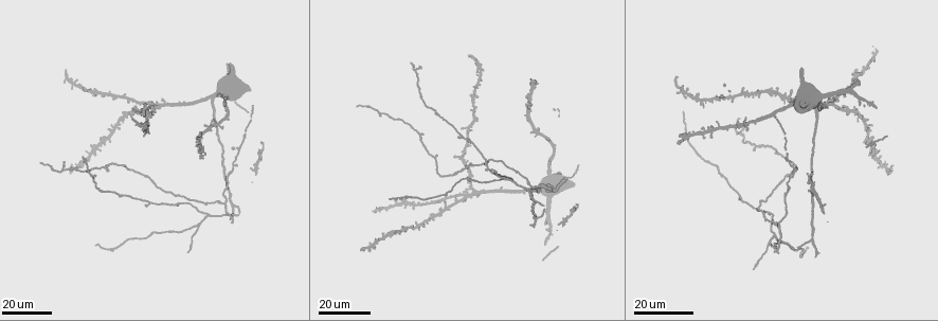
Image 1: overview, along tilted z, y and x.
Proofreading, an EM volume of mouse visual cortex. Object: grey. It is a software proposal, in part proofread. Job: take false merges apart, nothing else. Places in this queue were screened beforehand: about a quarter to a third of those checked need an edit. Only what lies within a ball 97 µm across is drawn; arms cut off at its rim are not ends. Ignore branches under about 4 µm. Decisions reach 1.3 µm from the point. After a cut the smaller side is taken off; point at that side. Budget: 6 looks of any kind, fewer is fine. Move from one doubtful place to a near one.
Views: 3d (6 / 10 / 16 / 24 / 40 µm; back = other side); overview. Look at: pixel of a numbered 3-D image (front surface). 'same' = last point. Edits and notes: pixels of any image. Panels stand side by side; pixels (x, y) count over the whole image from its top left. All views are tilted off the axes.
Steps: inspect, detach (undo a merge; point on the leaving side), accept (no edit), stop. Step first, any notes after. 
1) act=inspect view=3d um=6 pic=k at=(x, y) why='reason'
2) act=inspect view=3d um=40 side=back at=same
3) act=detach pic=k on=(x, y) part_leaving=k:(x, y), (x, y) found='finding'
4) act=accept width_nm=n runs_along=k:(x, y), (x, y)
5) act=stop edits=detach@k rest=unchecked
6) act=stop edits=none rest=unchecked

act=inspect view=3d um=24 pic=1 at=(538, 133) why='four or more arms meet'

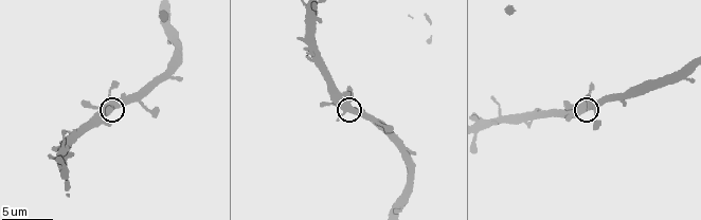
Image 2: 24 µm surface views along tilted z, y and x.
act=inspect view=3d um=10 pic=2 at=(109, 100)

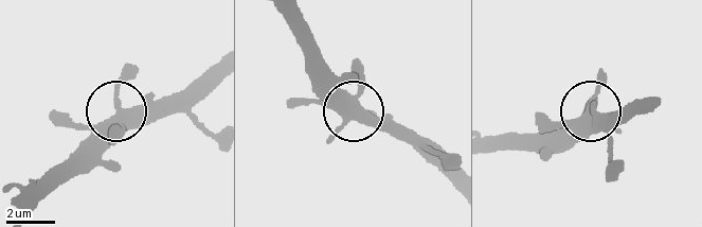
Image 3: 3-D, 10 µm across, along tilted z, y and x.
act=inspect view=3d um=6 pic=3 at=(118, 110) why='zoom in'

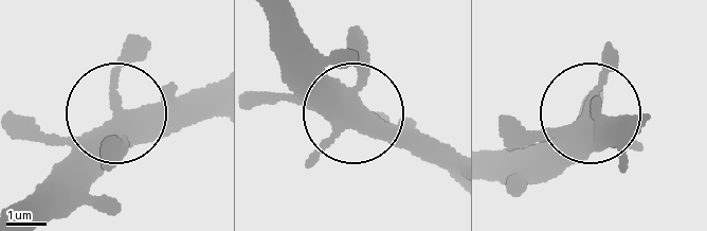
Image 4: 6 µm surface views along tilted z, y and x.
act=accept runs_along=4:(217, 78), (65, 142), (35, 138), (15, 120) found='one neuron here'

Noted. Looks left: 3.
act=inspect view=3d um=16 pic=1 at=(514, 183)

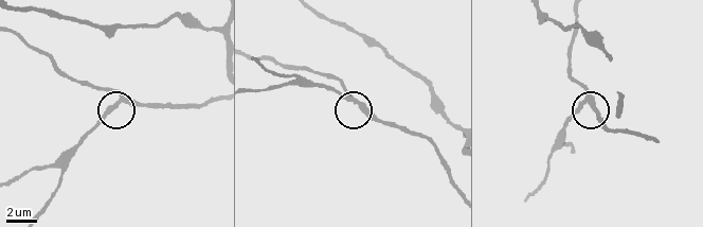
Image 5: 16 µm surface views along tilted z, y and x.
act=inspect view=3d um=6 pic=5 at=(360, 104)

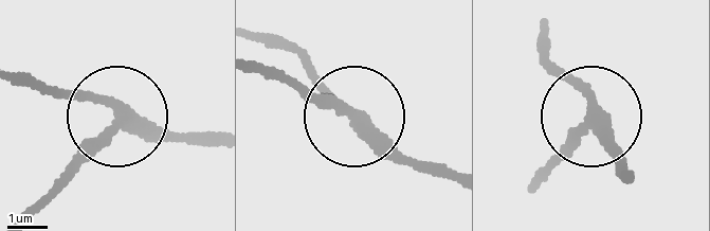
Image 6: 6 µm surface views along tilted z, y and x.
act=accept width_nm=300 runs_along=6:(629, 176), (592, 125), (550, 159) found='all the same neuron'

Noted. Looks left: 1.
act=stop edits=none rest=unchecked

